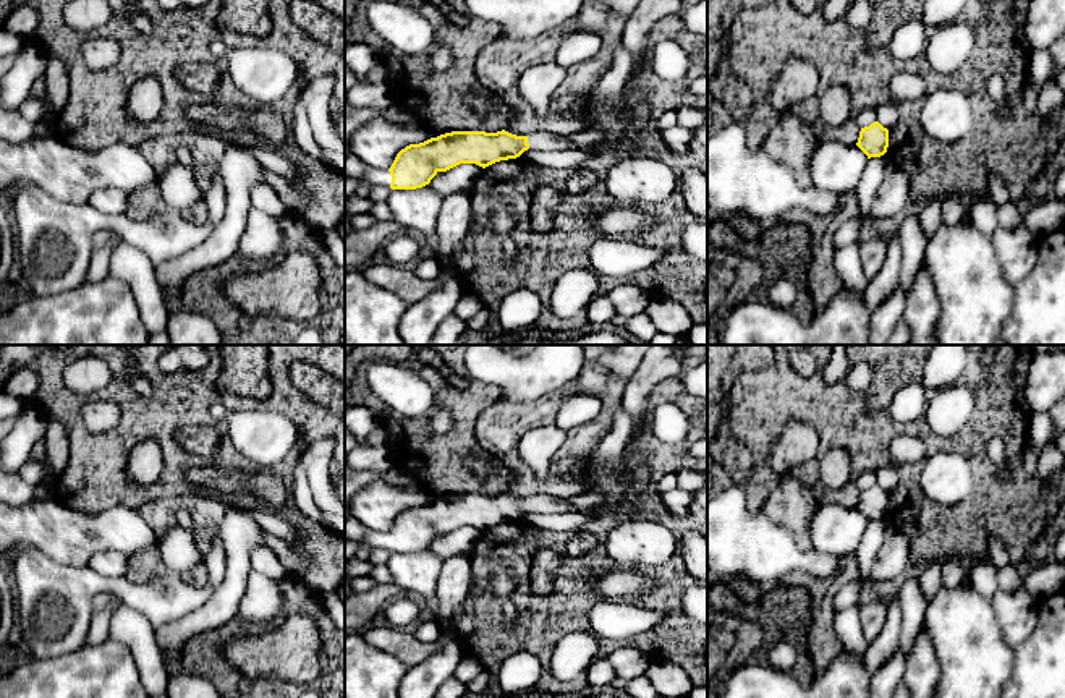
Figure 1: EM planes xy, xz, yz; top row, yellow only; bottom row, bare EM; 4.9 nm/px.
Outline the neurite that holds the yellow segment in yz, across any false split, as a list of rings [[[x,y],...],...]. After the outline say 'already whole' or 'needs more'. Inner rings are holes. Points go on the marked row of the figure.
[[[879,121],[864,126],[859,131],[856,146],[868,155],[868,159],[880,157],[889,147],[889,130]]] | already whole

